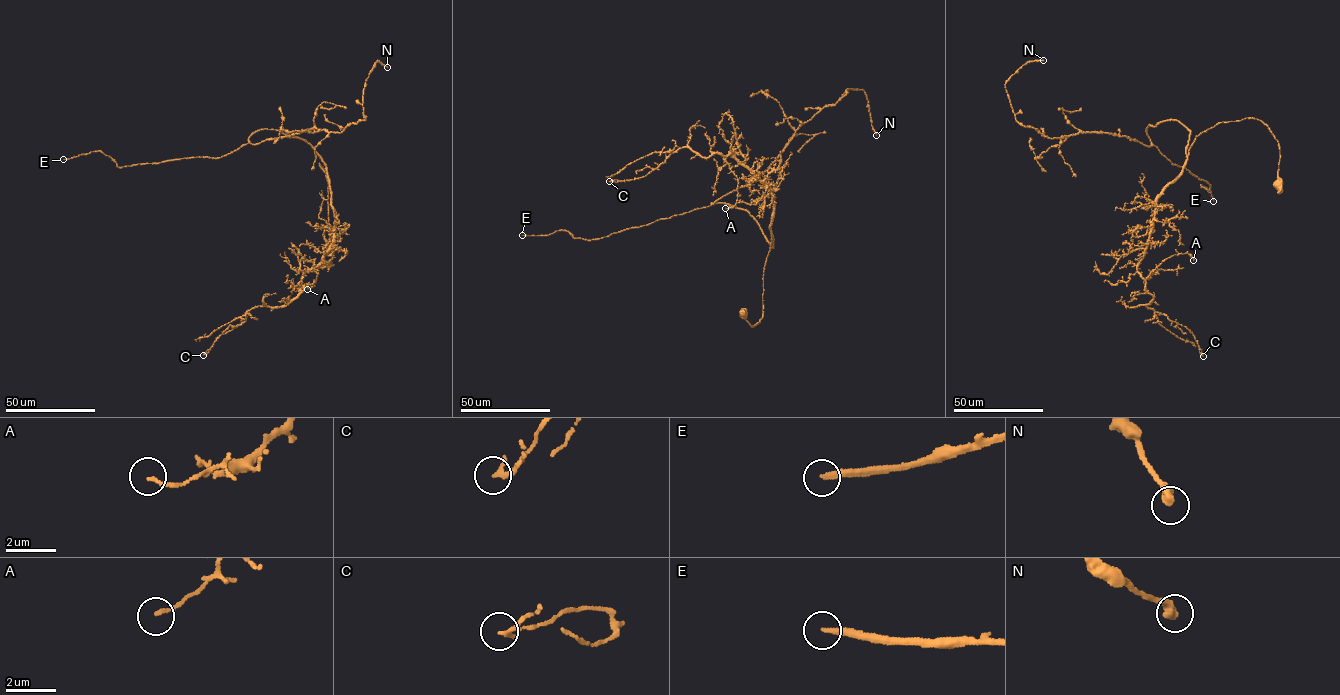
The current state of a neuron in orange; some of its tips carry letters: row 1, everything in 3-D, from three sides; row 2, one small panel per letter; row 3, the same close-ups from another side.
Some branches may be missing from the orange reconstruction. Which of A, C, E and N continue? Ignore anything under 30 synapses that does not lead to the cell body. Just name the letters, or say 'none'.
E

